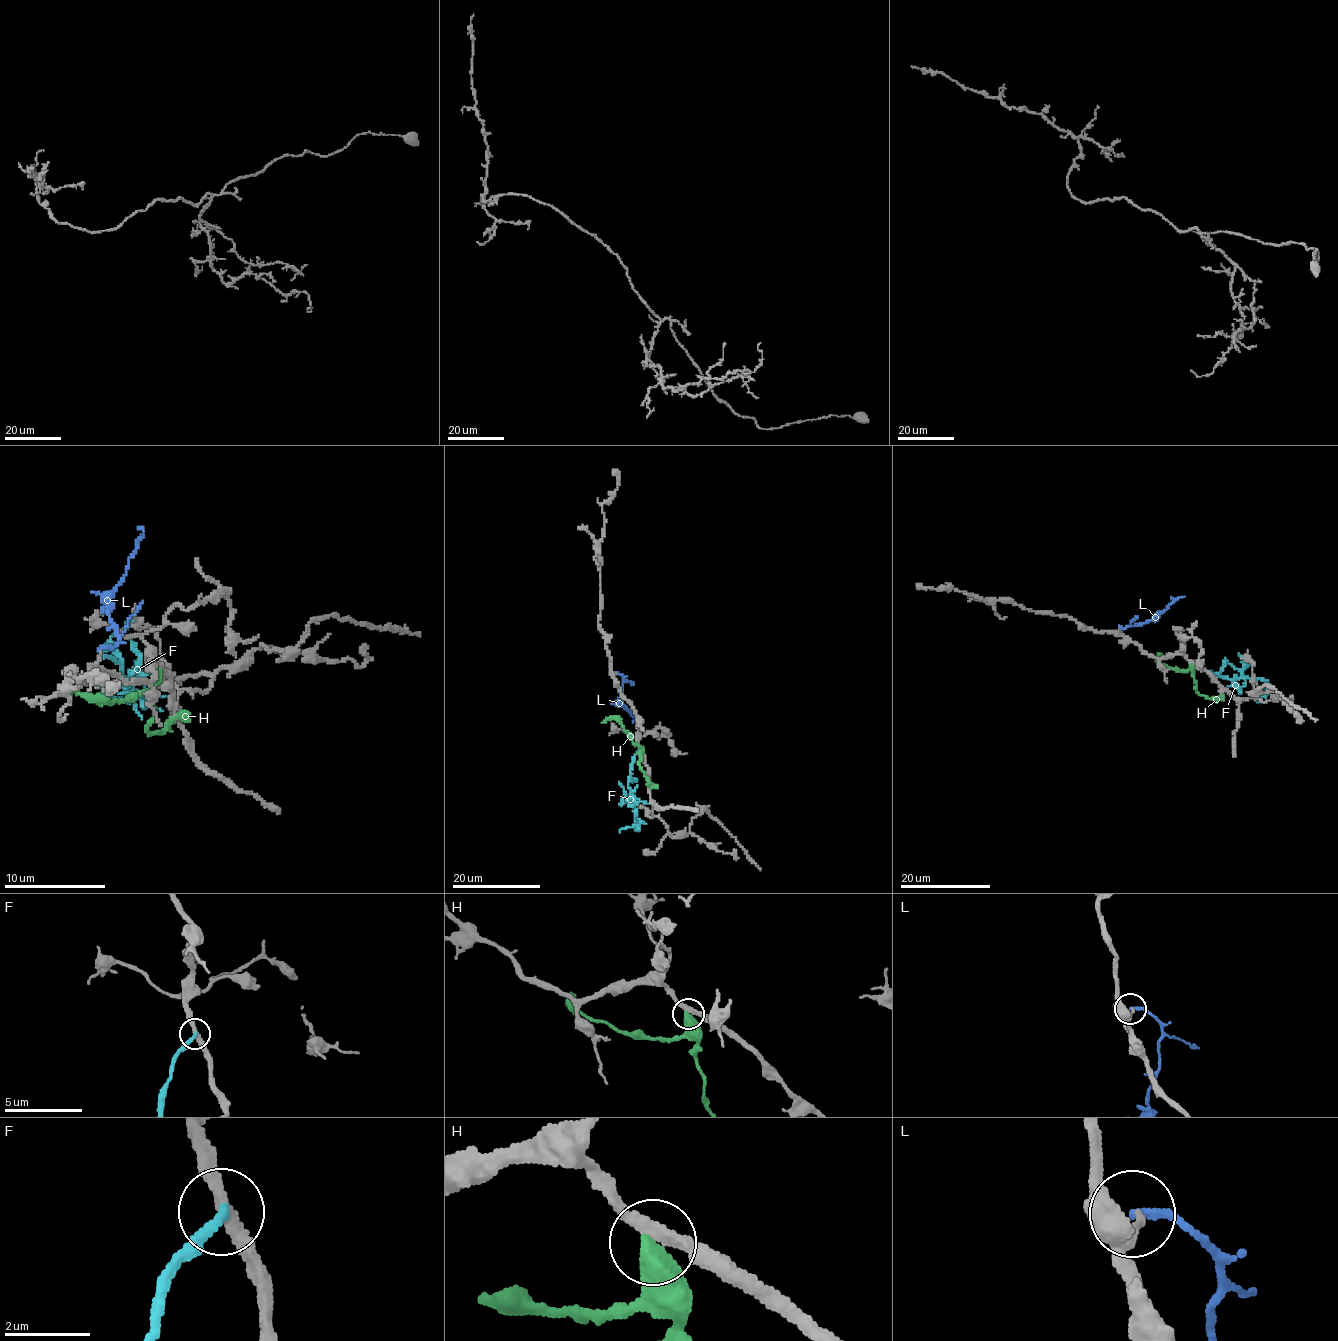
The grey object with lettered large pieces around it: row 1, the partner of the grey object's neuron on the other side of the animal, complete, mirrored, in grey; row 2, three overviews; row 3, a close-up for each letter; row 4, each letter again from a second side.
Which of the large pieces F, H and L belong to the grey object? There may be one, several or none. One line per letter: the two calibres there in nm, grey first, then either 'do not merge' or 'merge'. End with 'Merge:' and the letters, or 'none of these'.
F: 300 nm thick on the grey side, 240 nm on the other; do not merge
H: 300 nm thick on the grey side, 500 nm on the other; do not merge
L: 150 nm thick on the grey side, 170 nm on the other; merge
Merge: L

